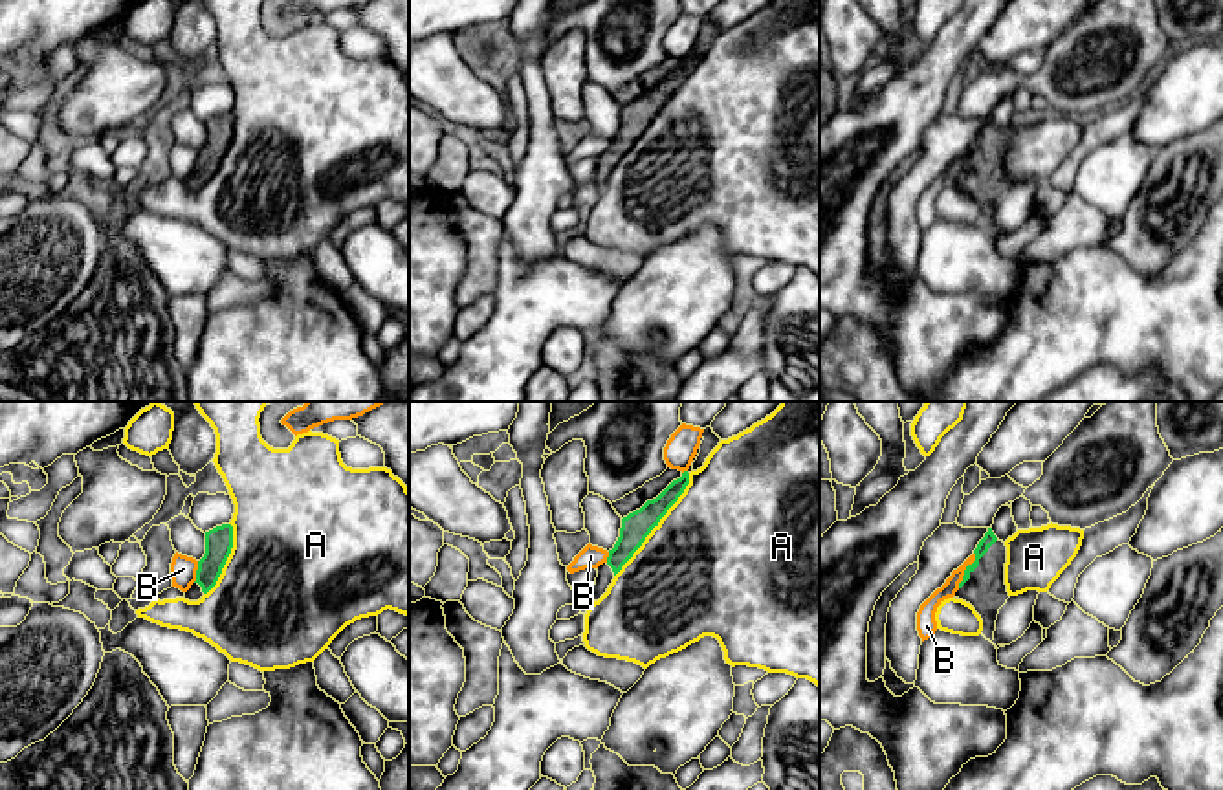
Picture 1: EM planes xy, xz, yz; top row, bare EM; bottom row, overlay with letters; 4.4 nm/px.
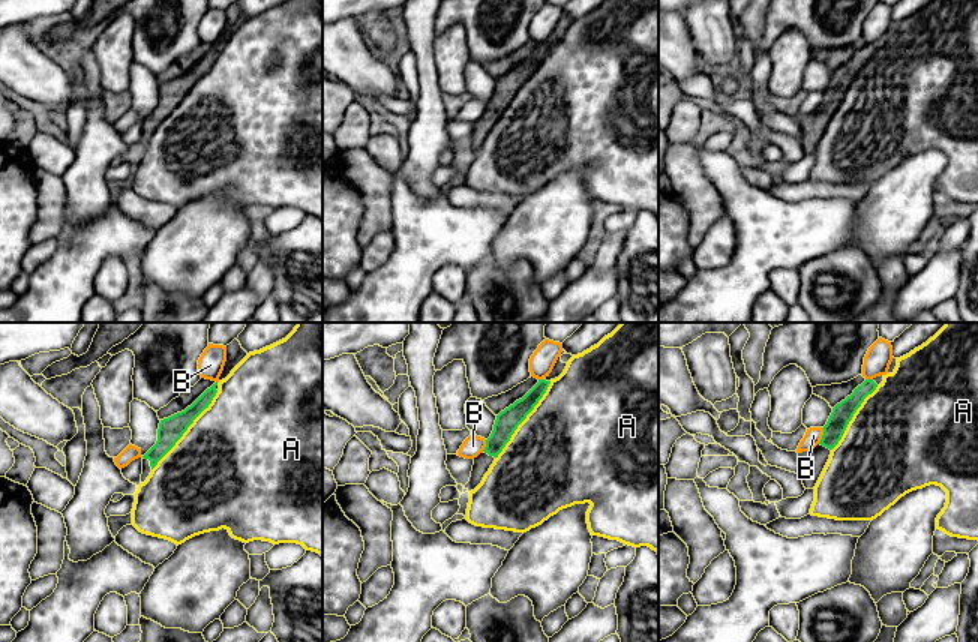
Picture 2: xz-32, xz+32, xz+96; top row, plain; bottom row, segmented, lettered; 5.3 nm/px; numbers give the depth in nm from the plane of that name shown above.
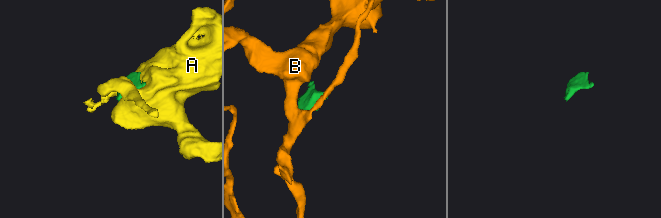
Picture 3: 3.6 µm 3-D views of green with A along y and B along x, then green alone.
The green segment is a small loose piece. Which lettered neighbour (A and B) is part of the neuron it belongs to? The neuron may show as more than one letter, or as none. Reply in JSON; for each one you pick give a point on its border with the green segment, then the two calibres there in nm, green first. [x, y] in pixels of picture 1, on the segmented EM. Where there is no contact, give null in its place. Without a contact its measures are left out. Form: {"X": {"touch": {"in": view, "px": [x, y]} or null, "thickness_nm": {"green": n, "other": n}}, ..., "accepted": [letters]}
{"accepted": []}

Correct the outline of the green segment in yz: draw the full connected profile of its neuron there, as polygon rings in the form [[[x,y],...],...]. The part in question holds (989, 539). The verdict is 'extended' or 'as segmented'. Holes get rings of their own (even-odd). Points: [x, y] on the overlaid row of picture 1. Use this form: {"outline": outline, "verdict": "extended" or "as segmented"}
{"outline": [[[988,528],[974,554],[975,561],[966,566],[955,598],[975,609],[983,620],[981,634],[992,642],[999,609],[1010,598],[1005,585],[1007,546]]], "verdict": "extended"}

